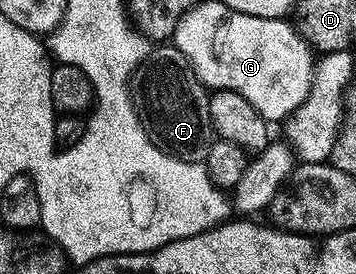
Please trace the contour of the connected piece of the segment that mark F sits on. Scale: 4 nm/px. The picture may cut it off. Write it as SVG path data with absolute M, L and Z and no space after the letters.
M159 43L150 50L148 56L135 72L133 78L133 104L147 132L149 140L161 151L179 161L206 162L209 147L217 140L215 128L209 119L209 90L199 82L189 59L173 43Z

